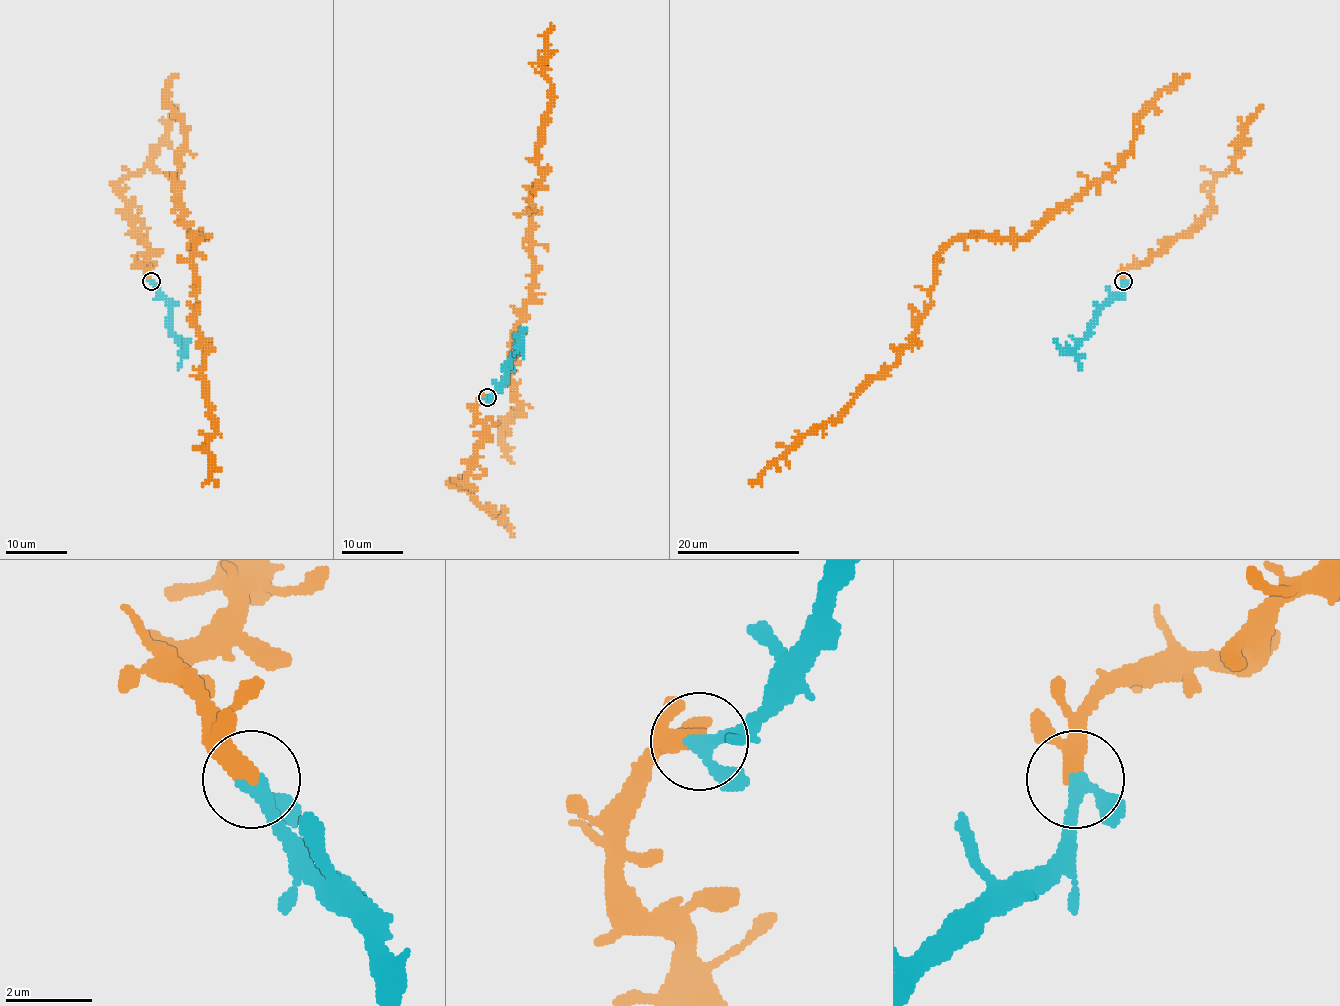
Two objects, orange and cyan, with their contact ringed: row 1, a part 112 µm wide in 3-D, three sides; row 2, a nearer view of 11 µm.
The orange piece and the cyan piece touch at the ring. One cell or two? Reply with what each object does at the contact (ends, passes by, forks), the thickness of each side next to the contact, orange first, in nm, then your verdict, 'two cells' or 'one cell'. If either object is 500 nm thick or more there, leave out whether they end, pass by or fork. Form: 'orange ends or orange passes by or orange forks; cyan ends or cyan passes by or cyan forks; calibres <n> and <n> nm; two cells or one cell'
orange ends; cyan passes by; calibres 440 and 300 nm; one cell

